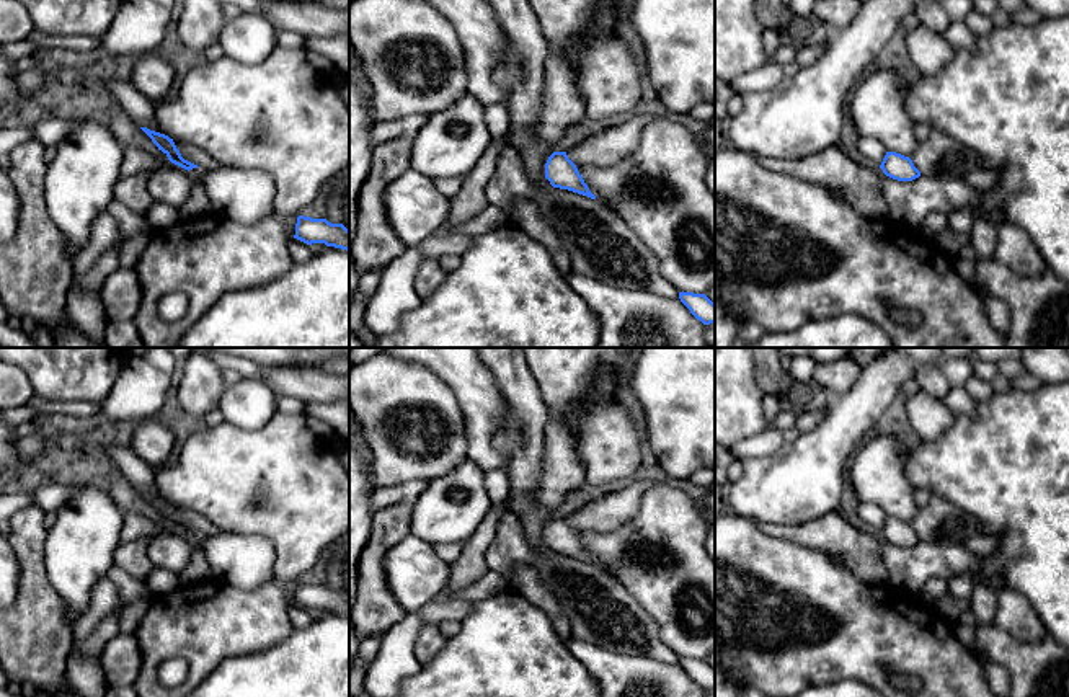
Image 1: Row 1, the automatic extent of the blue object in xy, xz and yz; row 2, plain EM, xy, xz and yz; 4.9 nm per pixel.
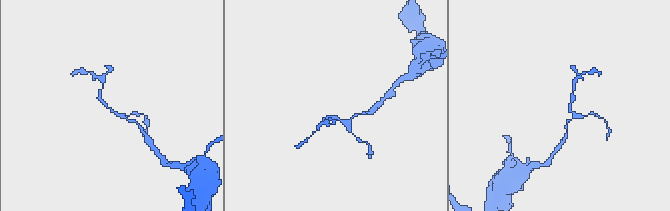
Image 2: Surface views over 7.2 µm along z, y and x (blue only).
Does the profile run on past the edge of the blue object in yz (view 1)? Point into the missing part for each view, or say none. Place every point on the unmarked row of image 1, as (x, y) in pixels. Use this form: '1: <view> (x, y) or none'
1: none

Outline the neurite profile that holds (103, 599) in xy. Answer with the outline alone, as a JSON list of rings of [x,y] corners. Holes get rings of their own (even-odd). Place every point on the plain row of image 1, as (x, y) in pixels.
[[[108,576],[101,578],[90,594],[90,606],[72,628],[72,640],[83,642],[93,635],[100,622],[119,604],[119,589]]]

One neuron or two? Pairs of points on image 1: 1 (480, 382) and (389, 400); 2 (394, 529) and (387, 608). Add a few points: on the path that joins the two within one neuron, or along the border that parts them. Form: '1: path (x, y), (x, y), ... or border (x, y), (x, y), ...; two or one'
1: border (421, 364), (430, 368), (452, 390), (465, 425); two
2: path (377, 549), (374, 552), (374, 588); one

